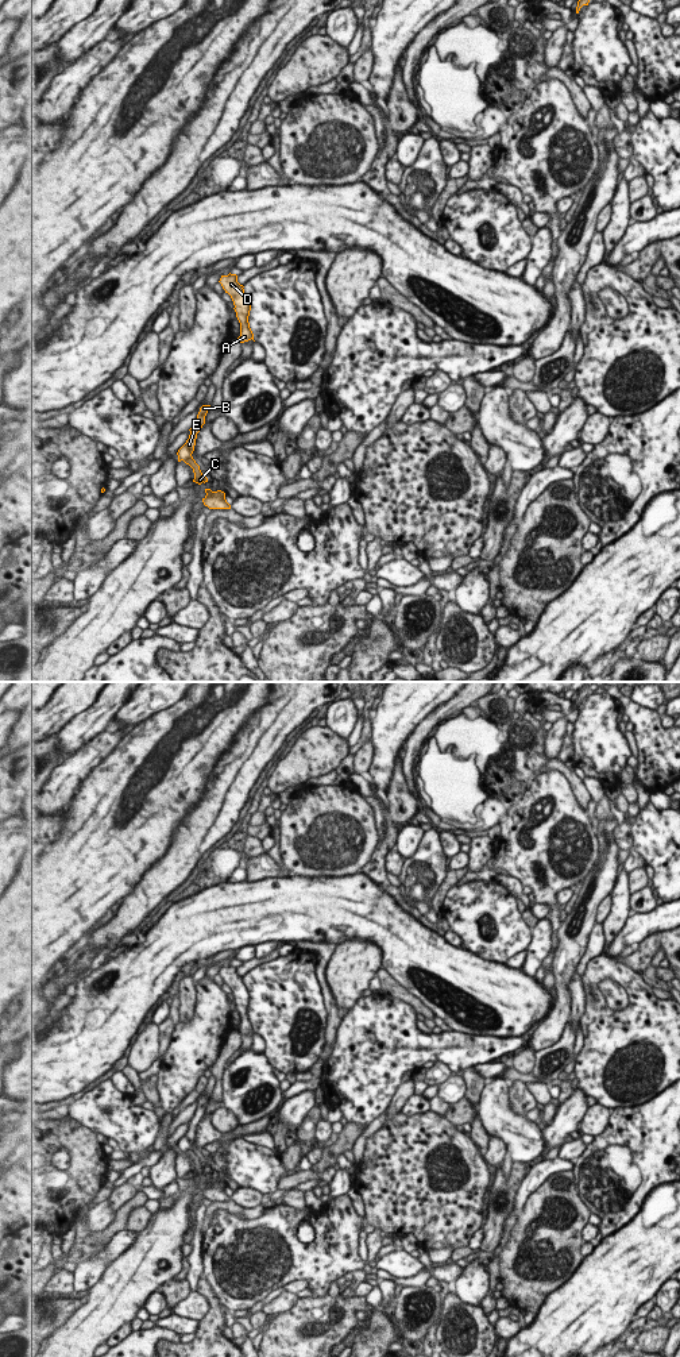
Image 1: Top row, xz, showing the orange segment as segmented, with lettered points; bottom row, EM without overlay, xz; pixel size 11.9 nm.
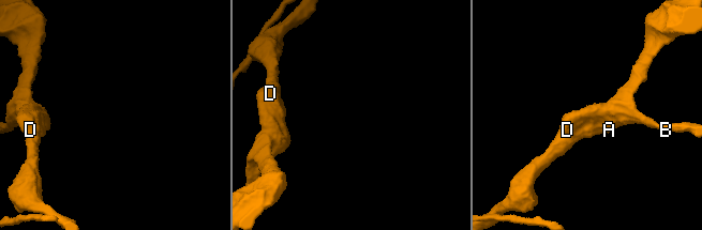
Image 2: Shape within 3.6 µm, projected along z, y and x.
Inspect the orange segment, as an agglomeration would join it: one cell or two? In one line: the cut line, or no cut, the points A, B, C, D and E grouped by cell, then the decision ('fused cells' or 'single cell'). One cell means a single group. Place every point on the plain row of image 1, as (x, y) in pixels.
xz (190, 1147), (184, 1152) | A B D E / C | fused cells

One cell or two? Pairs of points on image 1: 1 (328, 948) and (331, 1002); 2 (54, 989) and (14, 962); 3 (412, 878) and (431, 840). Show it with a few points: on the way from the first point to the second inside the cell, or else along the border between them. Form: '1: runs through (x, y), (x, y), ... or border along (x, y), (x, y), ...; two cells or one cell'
1: runs through (323, 962), (323, 979), (327, 989); one cell
2: border along (49, 982), (42, 989); two cells
3: runs through (421, 868), (431, 859), (431, 849); one cell

